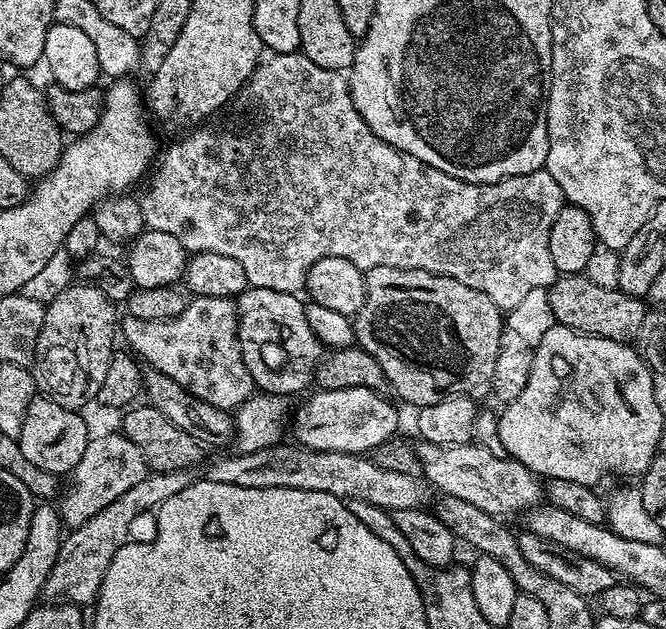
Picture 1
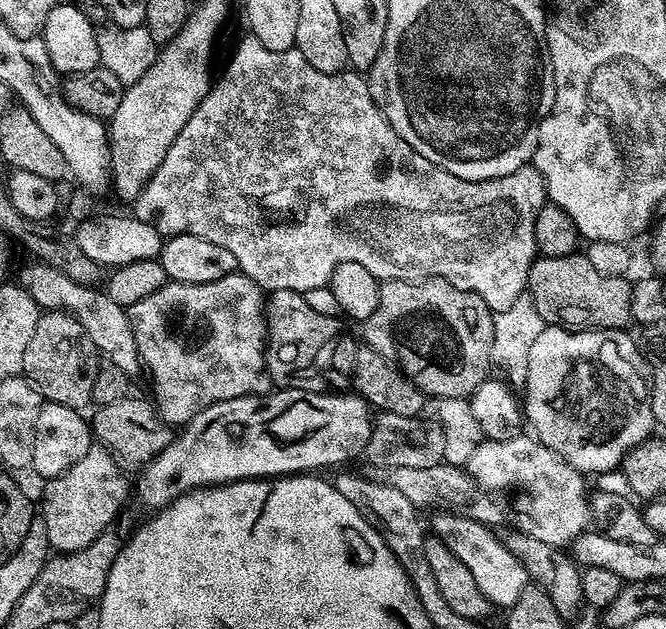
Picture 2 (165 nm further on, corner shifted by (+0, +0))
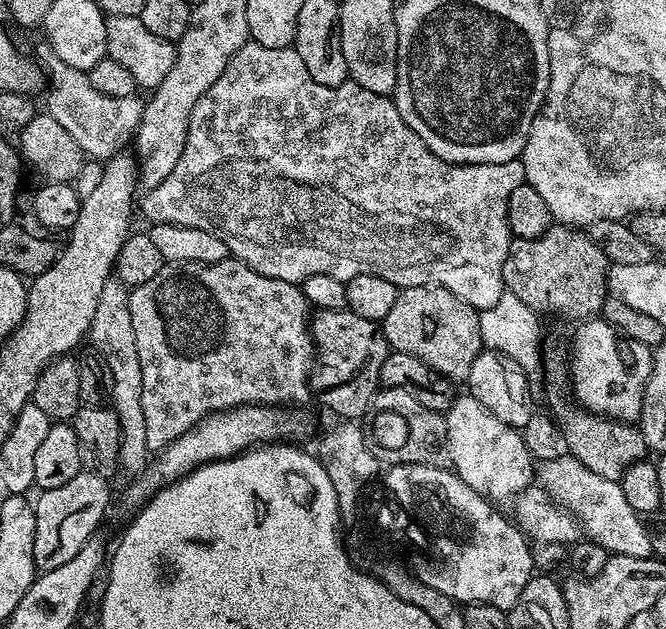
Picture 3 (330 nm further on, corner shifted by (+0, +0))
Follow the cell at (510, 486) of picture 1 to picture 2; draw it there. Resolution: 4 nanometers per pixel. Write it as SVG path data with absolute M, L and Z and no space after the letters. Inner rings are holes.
M521 434L518 438L505 440L483 439L468 460L466 470L486 489L517 488L524 492L532 513L522 523L523 531L541 542L564 548L589 531L590 491L584 485L585 473L570 466L566 458L547 448L535 435Z

